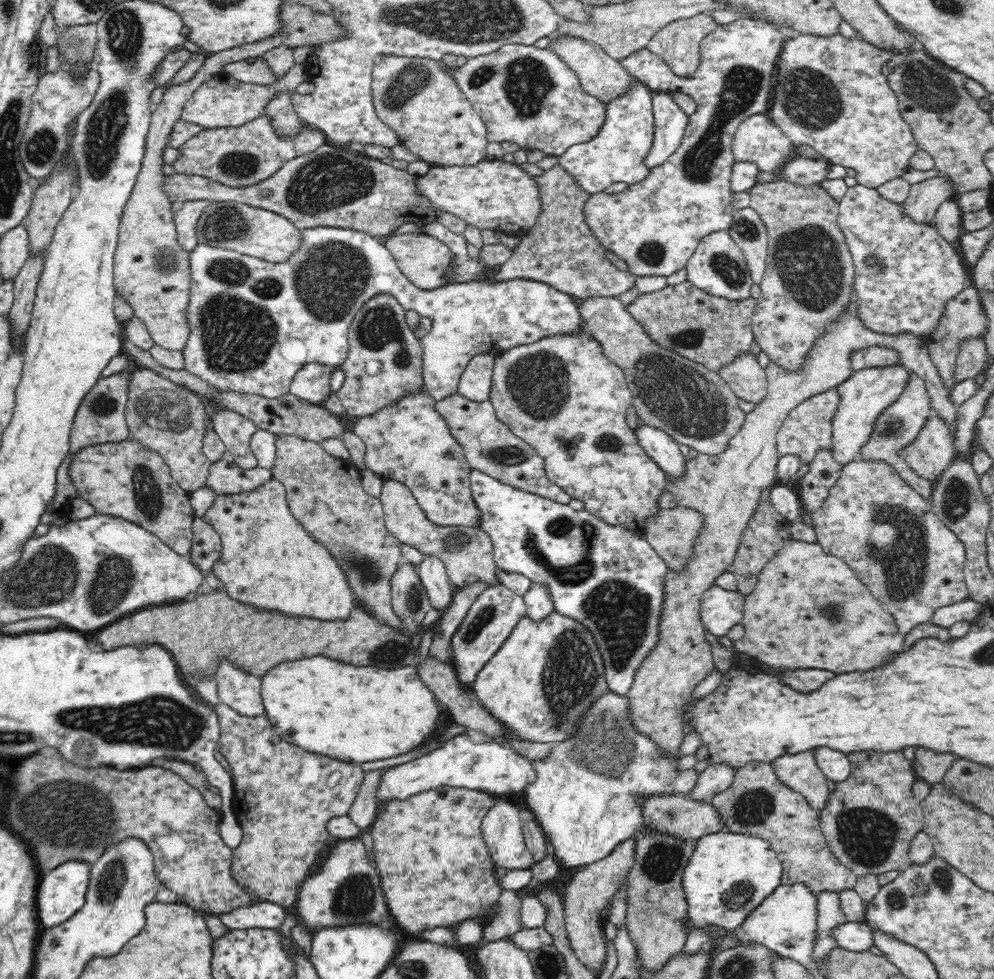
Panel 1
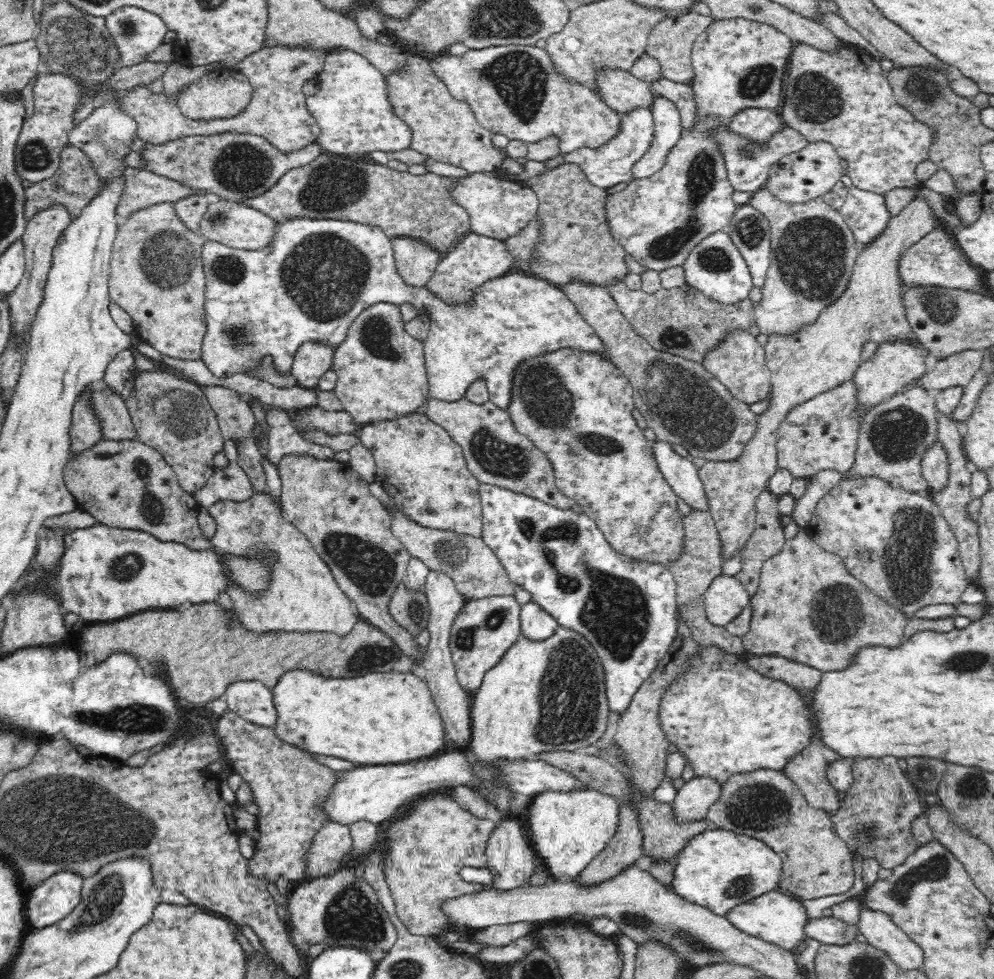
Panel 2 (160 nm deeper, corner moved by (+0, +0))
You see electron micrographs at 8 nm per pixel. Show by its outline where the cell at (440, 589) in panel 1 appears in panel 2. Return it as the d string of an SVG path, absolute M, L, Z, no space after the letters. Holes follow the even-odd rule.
M434 570L428 573L422 591L426 595L429 606L427 630L430 640L424 649L421 665L426 670L425 680L443 718L446 738L458 749L464 749L468 747L472 738L471 704L473 699L472 695L468 694L468 690L458 682L449 640L456 617L468 600L456 588L452 577Z

